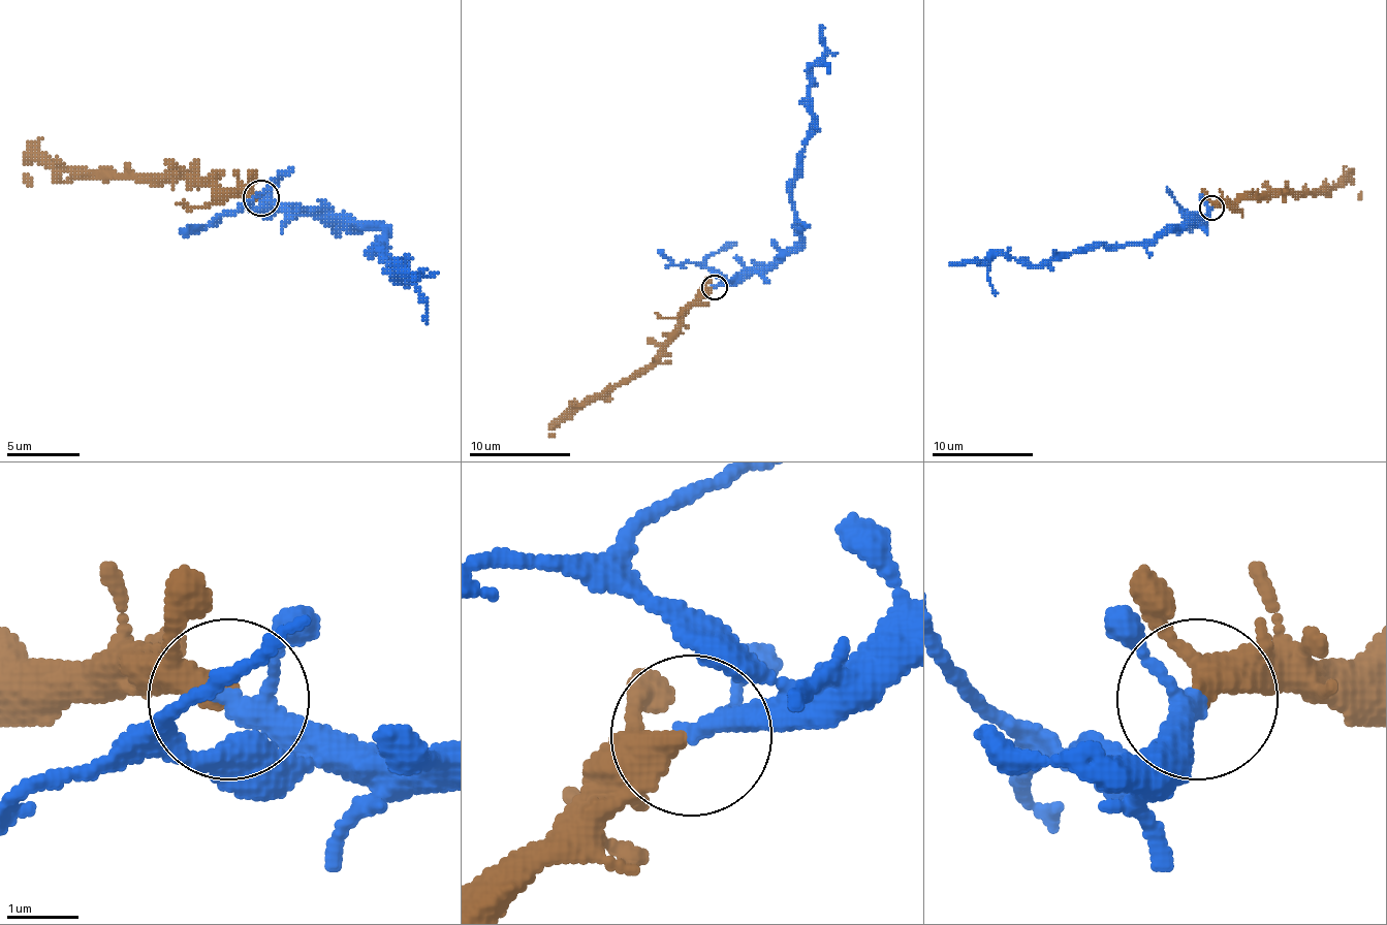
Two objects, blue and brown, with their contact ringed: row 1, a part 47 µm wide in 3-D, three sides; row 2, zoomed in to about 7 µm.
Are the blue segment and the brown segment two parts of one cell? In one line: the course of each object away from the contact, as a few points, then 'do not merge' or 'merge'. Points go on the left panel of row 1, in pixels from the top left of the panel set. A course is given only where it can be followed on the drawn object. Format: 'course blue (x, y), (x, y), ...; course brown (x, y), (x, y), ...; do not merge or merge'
course blue (259, 196), (383, 229), (372, 251), (390, 265), (398, 280), (401, 265), (419, 276), (412, 280); course brown (259, 196), (227, 196), (216, 186), (165, 179), (75, 179), (35, 160), (24, 164), (24, 174), (31, 186); merge

